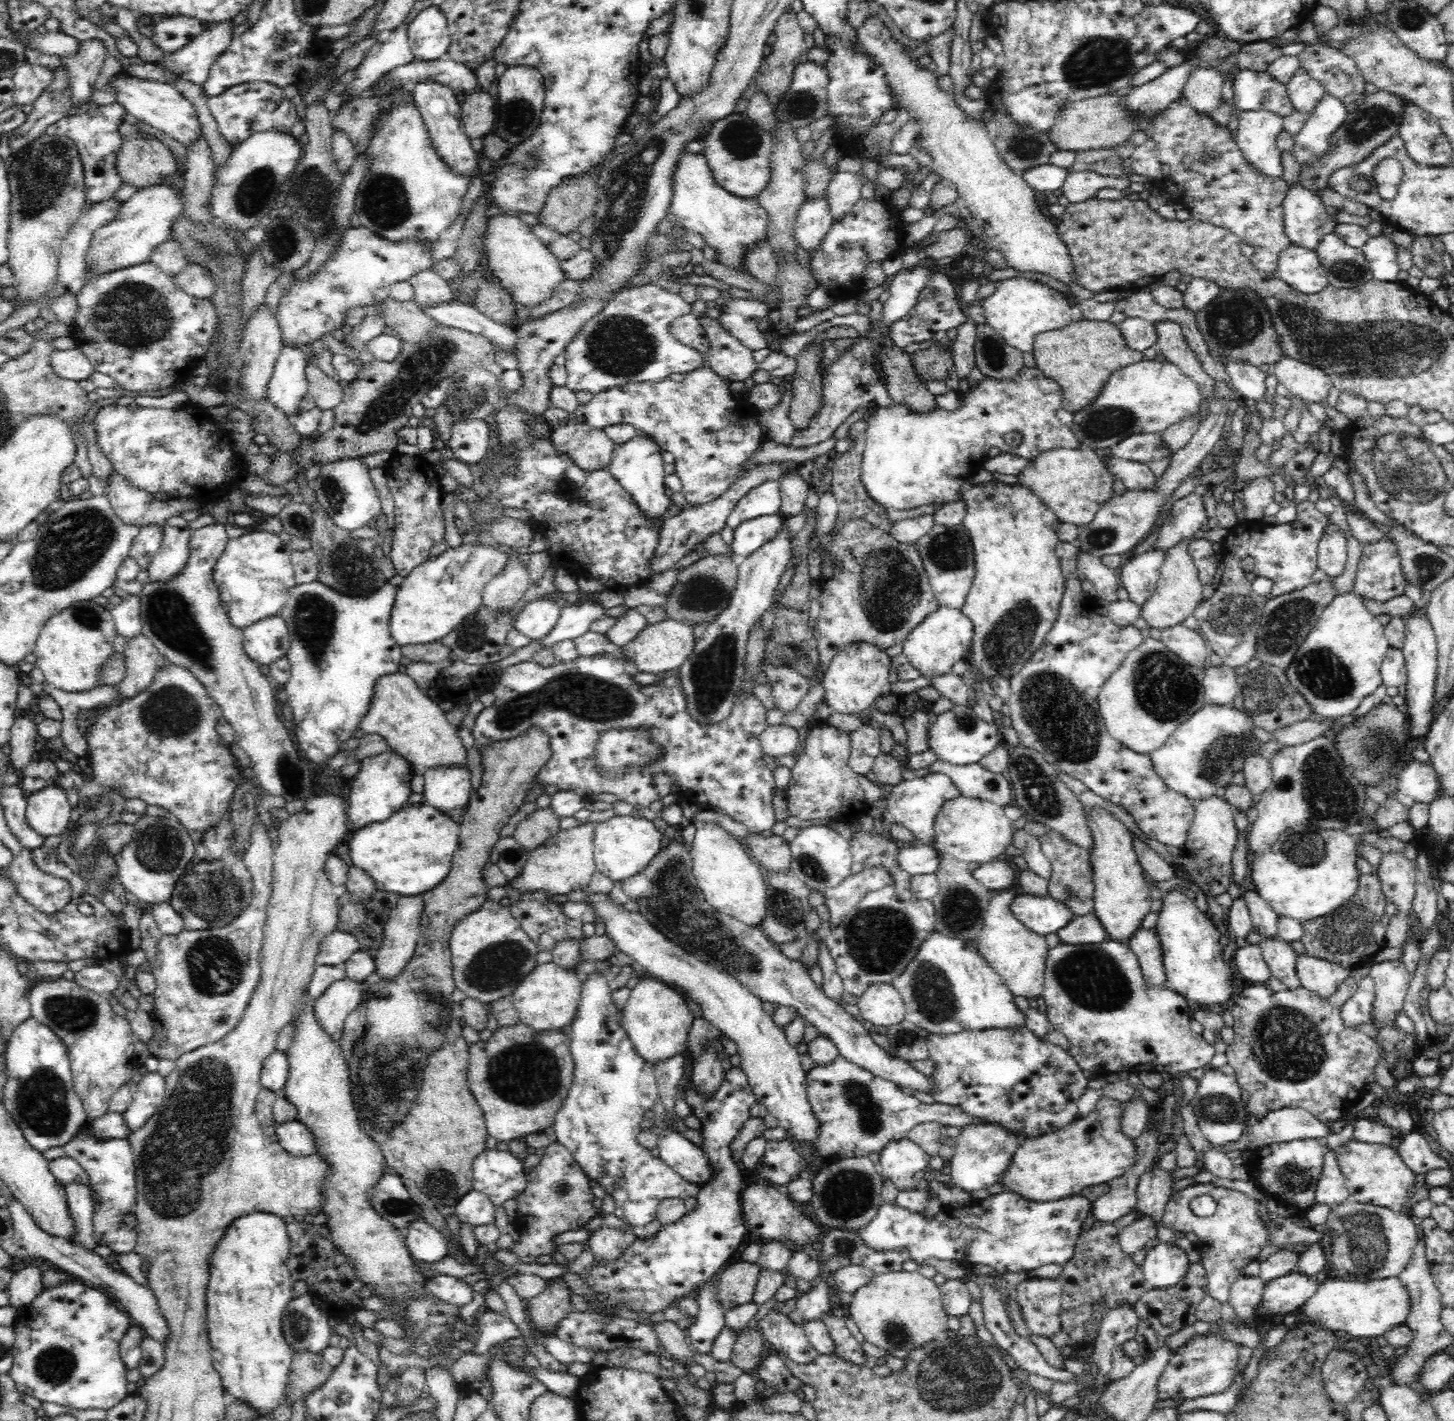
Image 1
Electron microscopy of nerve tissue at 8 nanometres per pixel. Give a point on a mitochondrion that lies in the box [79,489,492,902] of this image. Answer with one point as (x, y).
(168, 616)

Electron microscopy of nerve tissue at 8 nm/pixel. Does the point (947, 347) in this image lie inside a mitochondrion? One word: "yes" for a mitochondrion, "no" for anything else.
no

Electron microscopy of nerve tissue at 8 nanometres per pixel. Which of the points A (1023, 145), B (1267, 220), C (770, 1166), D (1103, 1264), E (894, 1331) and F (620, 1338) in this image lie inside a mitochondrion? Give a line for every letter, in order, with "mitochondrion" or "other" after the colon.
A: mitochondrion
B: other
C: mitochondrion
D: mitochondrion
E: mitochondrion
F: other

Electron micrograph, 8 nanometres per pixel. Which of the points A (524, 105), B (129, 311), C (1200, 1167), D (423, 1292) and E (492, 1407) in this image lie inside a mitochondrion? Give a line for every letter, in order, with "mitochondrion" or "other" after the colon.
A: mitochondrion
B: mitochondrion
C: other
D: other
E: other

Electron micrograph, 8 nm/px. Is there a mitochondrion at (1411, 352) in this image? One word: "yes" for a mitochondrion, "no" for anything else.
yes

